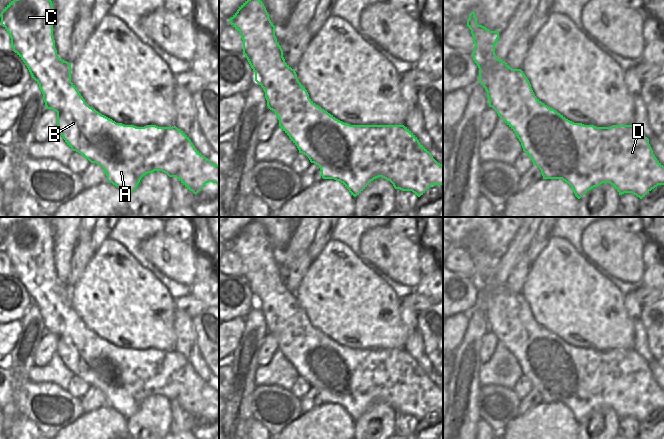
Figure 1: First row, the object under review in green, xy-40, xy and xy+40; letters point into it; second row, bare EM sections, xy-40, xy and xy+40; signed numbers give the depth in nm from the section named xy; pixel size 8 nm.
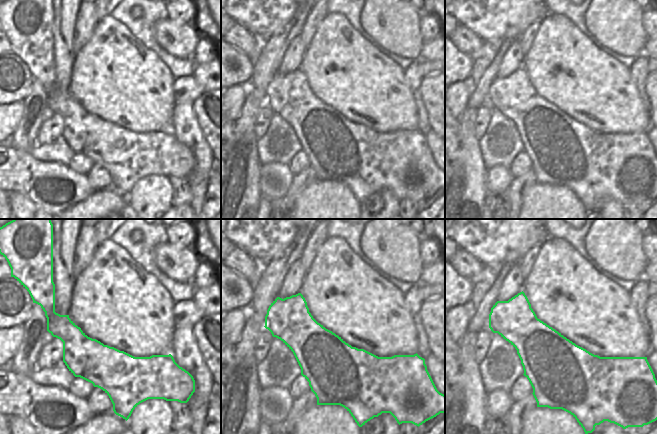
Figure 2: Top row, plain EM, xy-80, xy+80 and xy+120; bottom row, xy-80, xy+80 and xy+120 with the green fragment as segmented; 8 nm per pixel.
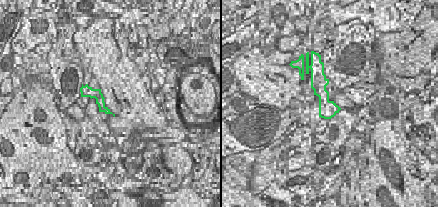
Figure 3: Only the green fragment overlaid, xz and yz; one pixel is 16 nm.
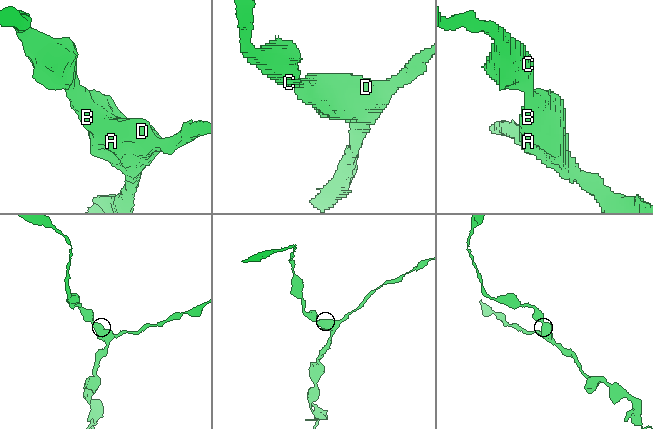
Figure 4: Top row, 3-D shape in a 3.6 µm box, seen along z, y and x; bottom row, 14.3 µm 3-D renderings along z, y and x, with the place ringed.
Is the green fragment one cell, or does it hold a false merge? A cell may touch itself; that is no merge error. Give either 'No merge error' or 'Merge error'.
No merge error.

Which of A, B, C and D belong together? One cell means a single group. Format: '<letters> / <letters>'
A B C D

